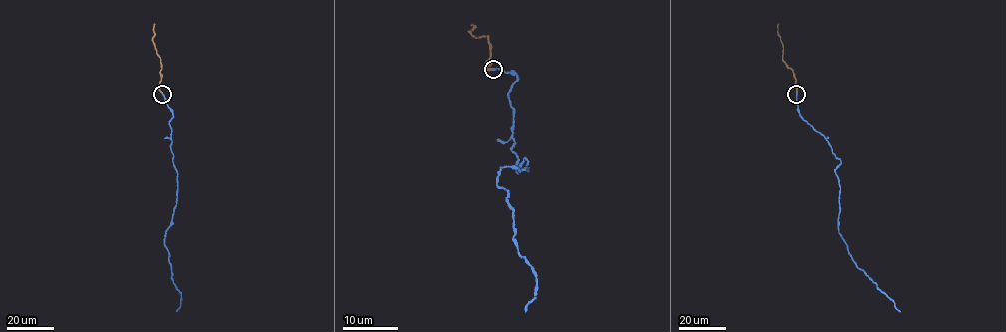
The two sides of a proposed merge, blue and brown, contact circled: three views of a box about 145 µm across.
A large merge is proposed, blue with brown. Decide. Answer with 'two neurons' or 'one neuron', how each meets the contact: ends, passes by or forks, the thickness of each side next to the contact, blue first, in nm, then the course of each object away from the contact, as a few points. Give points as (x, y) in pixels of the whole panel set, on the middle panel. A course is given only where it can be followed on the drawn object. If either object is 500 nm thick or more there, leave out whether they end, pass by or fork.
one neuron; blue ends there; brown ends there; 340 nm thick on the blue side, 240 nm on the other; blue runs (493, 70), (517, 77), (512, 150), (527, 171), (500, 167), (496, 185), (534, 270), (525, 311); brown runs (492, 70), (484, 67), (489, 65), (489, 42), (487, 36), (475, 38), (470, 32), (474, 27)

